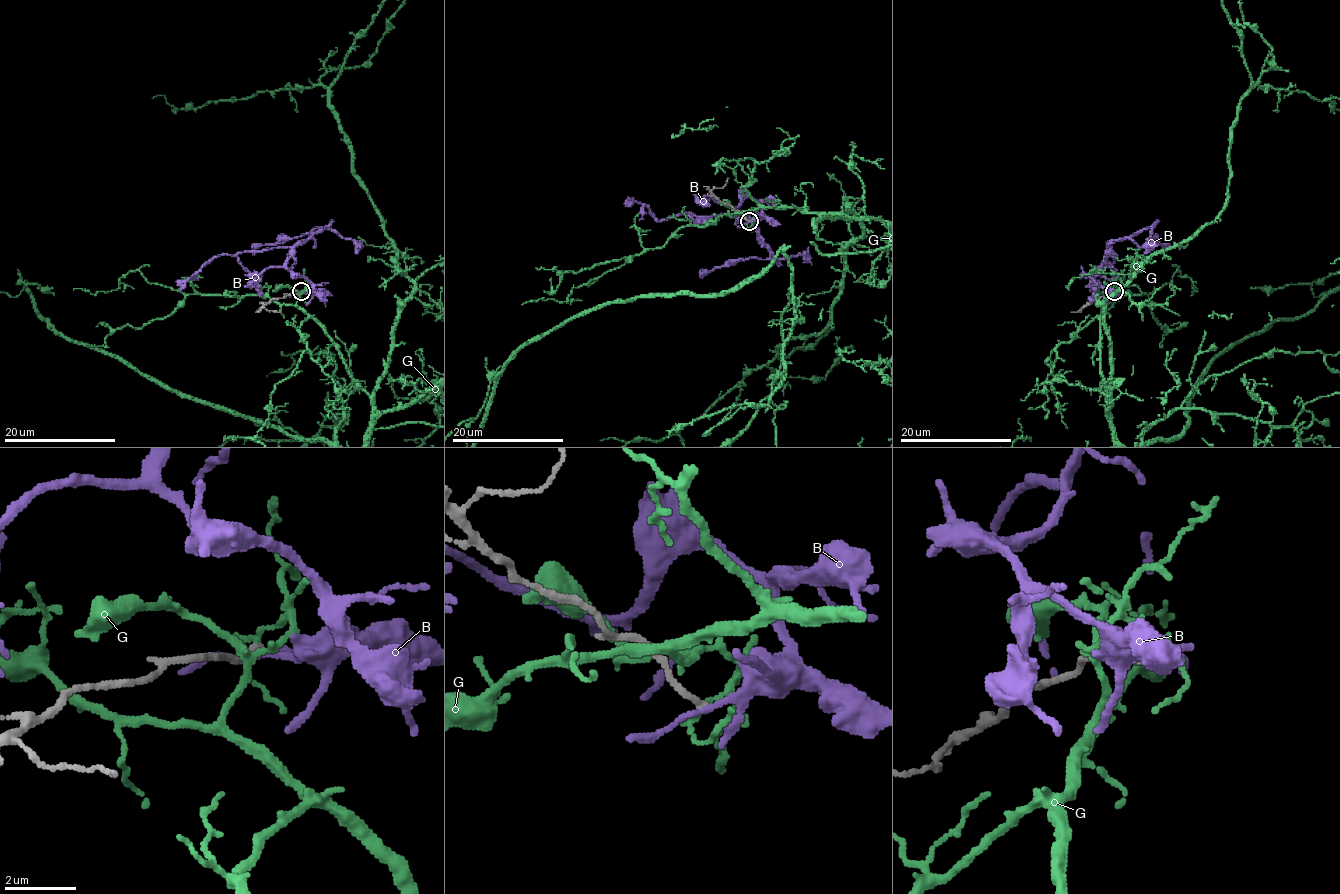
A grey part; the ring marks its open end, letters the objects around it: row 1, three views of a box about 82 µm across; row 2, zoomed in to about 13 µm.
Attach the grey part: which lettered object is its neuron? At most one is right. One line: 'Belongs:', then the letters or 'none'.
Belongs: none

